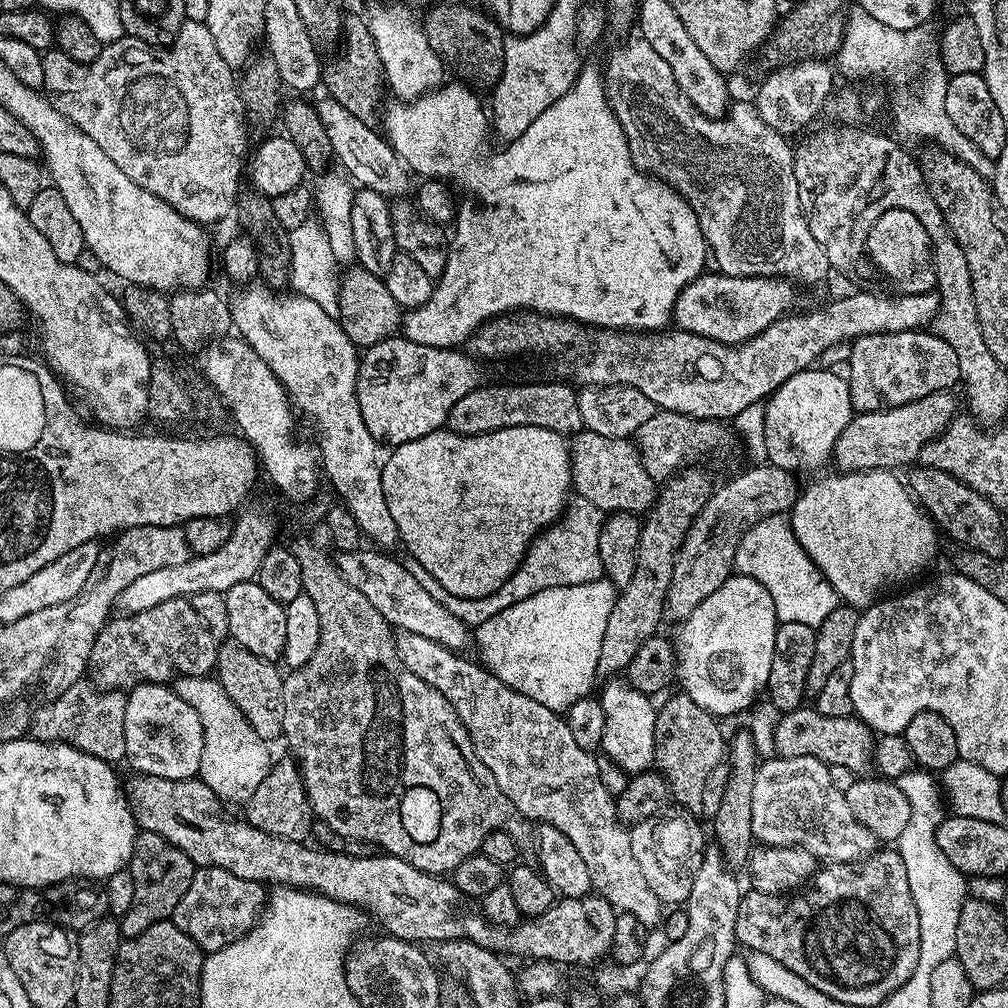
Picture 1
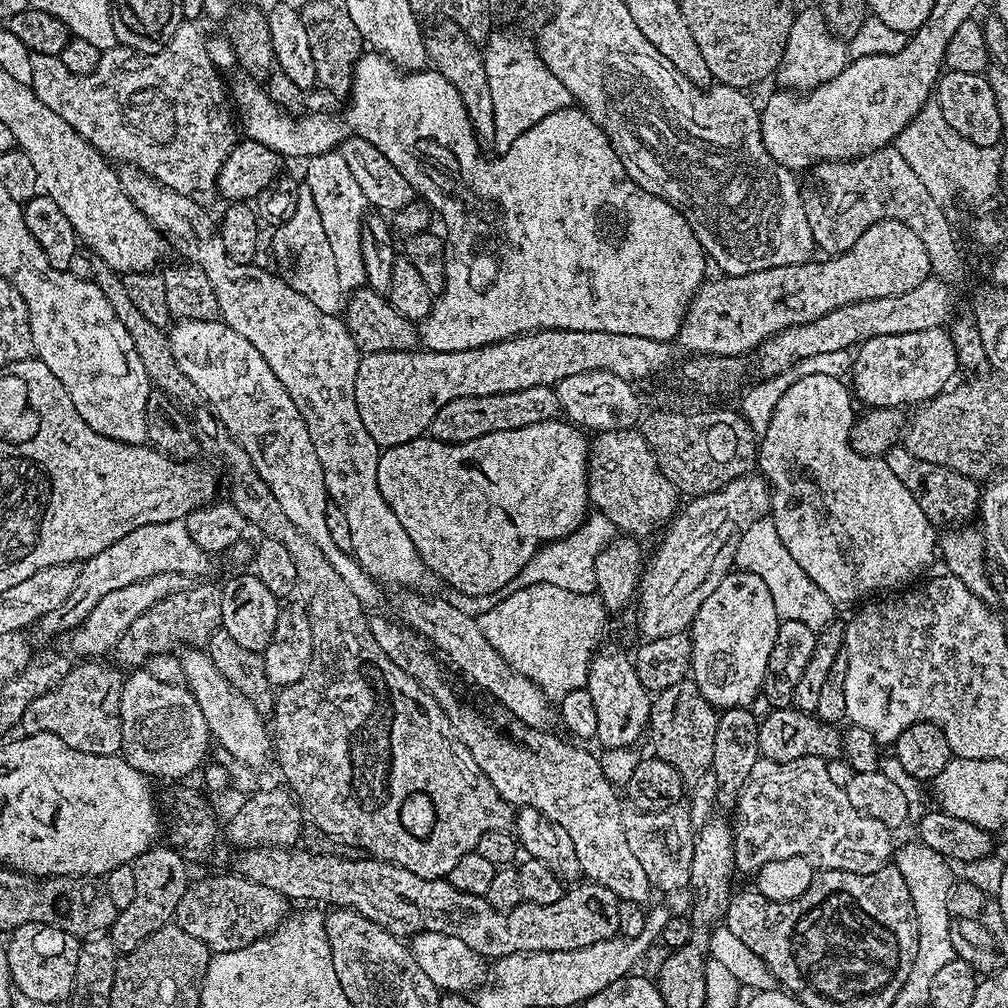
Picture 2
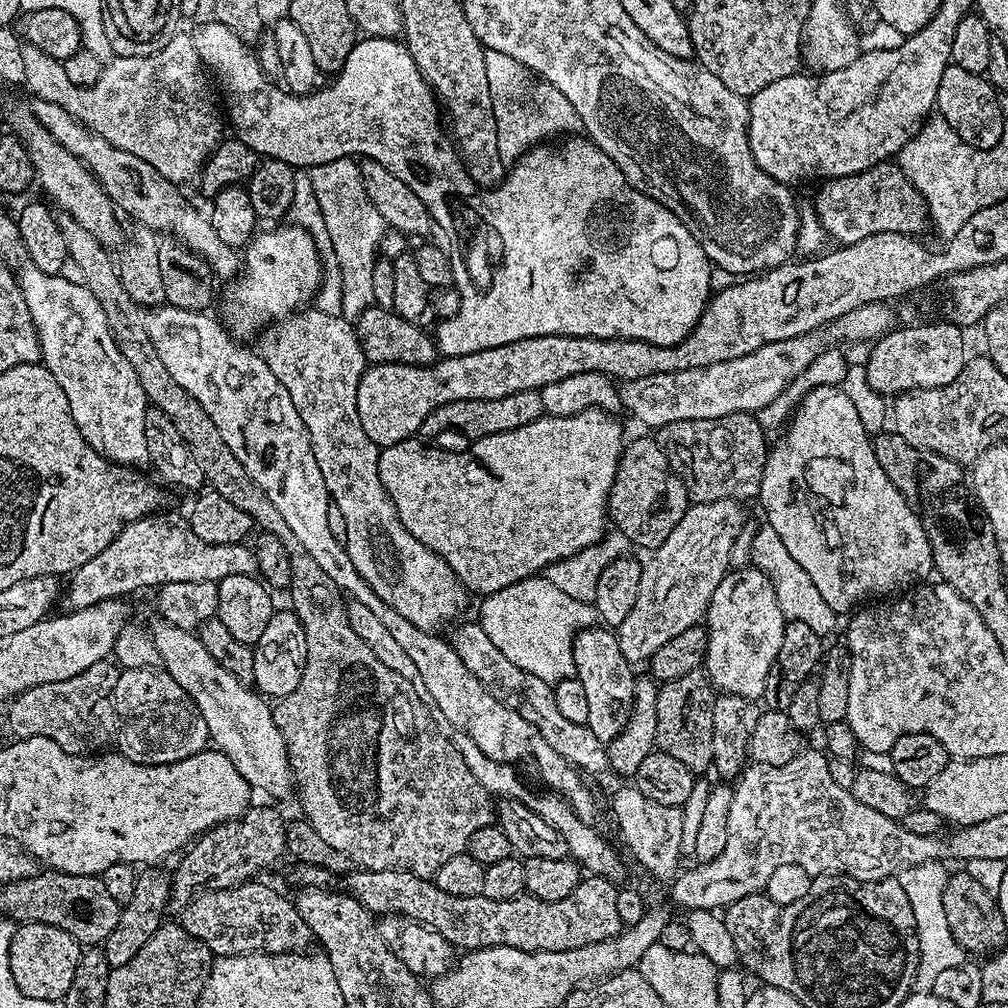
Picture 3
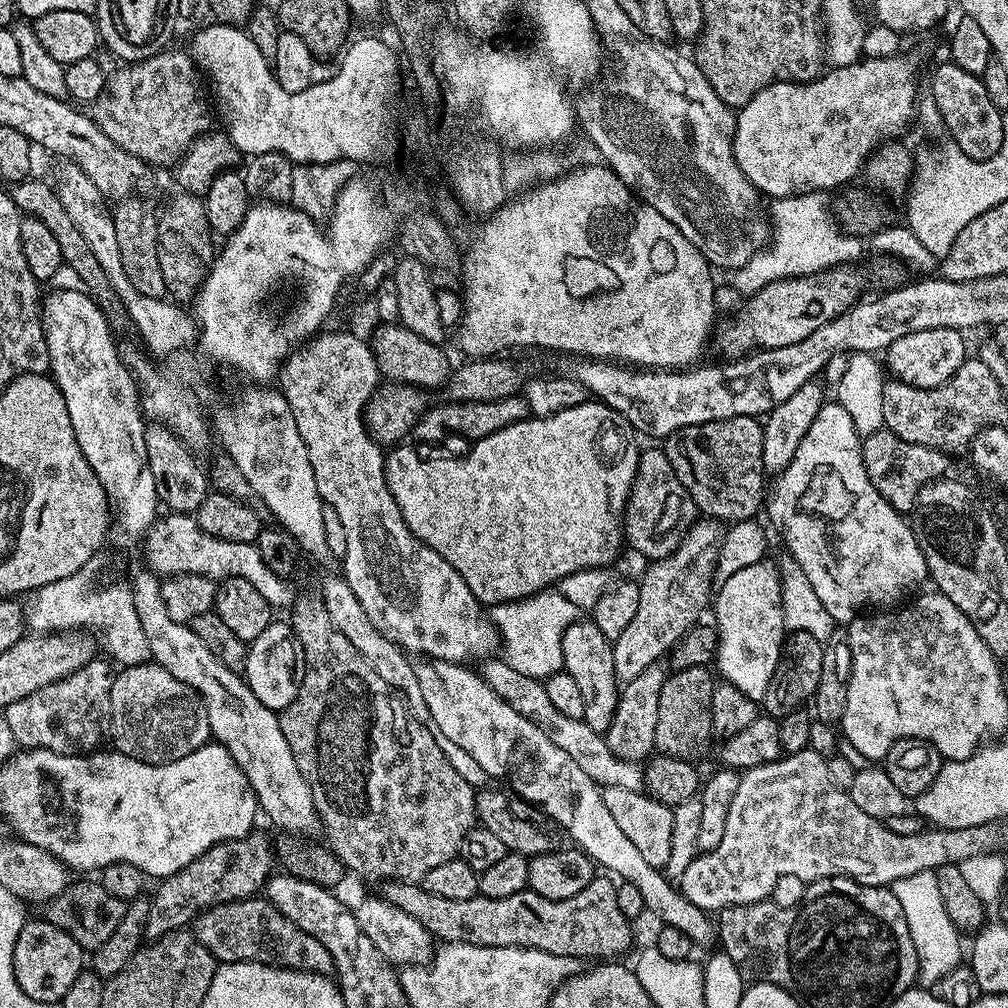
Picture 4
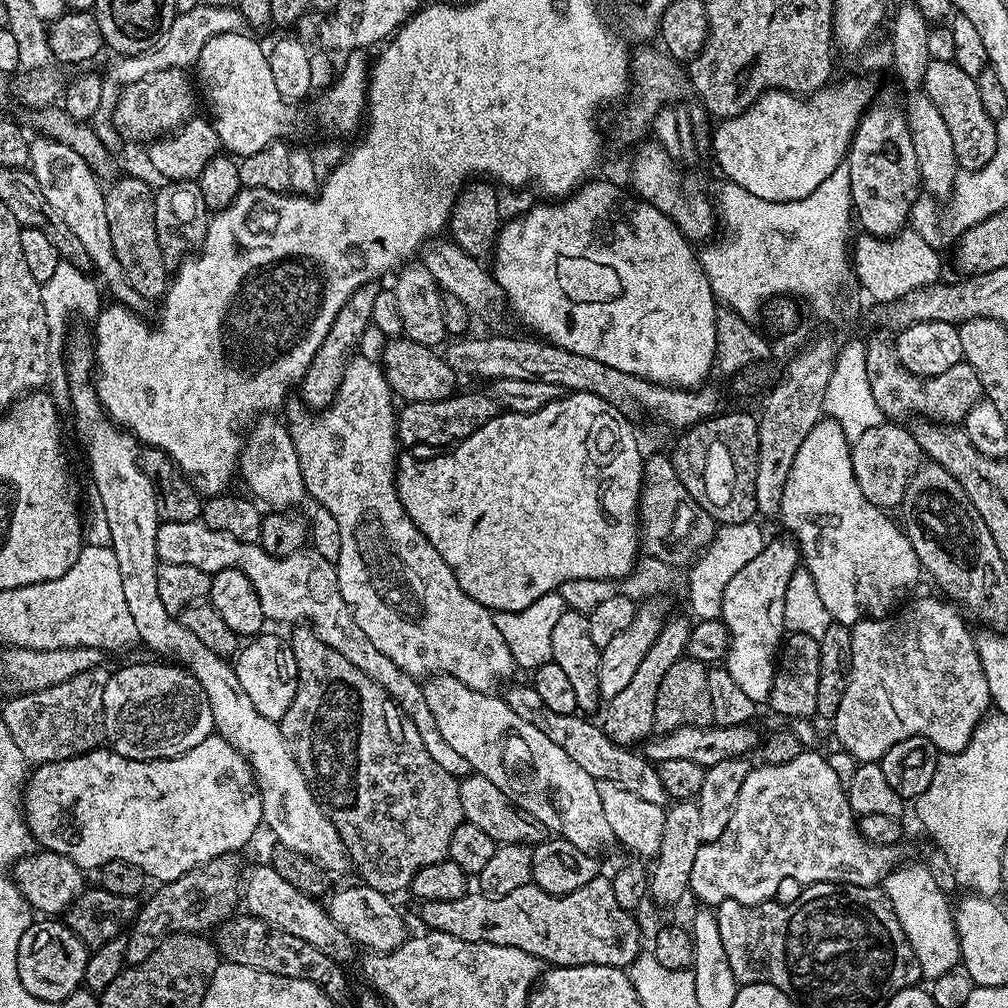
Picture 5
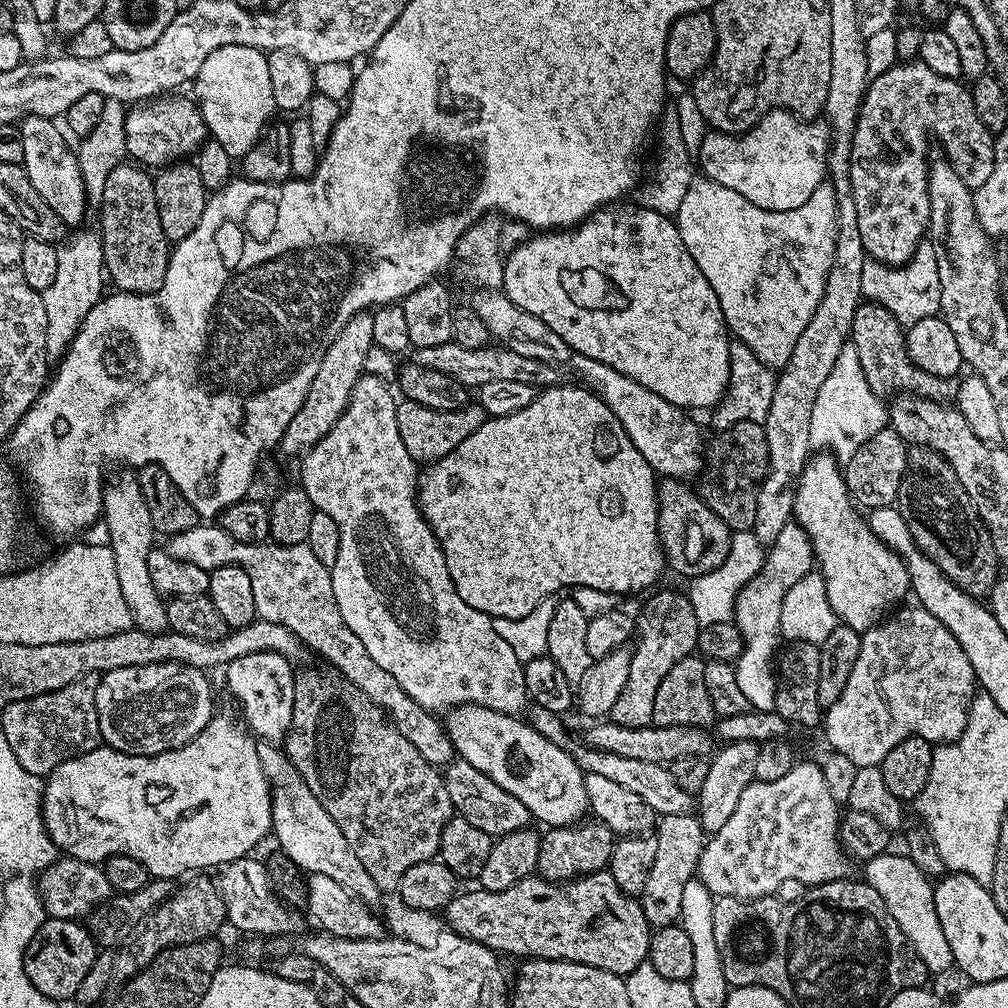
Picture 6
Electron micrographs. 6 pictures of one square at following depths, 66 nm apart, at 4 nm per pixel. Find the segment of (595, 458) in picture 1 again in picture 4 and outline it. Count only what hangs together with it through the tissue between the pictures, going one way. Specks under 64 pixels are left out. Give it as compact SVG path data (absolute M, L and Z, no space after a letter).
M656 446L639 453L636 475L632 478L632 486L627 489L626 496L628 496L628 513L624 516L624 536L628 539L627 547L637 551L641 558L648 562L666 559L684 537L686 531L684 519L692 515L695 517L698 509L689 501L688 491L682 486L682 482L678 482L678 474L674 474L674 466L670 466L663 447Z

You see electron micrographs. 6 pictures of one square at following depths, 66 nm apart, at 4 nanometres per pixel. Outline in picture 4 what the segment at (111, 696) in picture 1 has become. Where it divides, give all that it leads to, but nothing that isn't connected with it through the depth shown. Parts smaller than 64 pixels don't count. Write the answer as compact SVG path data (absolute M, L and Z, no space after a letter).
M93 658L66 679L44 686L42 690L7 705L2 715L21 749L48 749L76 756L90 754L101 747L100 742L111 735L110 690L116 681L117 669L109 659L100 659Z

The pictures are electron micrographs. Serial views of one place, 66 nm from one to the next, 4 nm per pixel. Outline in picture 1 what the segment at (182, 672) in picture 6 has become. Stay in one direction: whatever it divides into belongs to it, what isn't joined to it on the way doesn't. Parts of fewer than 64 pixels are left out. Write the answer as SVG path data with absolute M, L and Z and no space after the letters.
M139 683L127 693L125 702L125 738L126 760L132 763L137 773L171 780L190 780L200 771L202 762L202 746L204 734L199 714L190 706L190 702L182 702L178 694L167 683Z

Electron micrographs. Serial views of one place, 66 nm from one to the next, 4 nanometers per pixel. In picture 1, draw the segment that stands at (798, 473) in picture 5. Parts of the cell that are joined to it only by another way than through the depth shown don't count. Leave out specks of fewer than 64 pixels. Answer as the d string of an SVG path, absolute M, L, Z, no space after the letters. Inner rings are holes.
M820 366L794 374L766 401L765 446L767 463L799 473L799 468L820 468L833 459L836 439L851 422L854 409L848 381L836 372L823 372ZM872 468L869 472L835 473L816 480L801 491L790 509L792 532L802 550L814 562L816 569L830 582L837 597L845 605L863 610L877 603L887 588L912 580L936 556L937 525L925 509L916 503L905 481L895 471Z

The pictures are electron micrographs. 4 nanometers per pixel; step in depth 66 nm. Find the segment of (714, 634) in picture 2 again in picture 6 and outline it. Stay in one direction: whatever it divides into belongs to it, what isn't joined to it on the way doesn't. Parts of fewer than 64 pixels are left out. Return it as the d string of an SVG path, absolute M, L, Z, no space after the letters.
M793 522L787 524L778 534L778 538L767 549L761 569L758 570L756 576L749 578L736 595L734 623L738 626L740 633L744 635L744 649L738 659L736 659L734 667L738 678L739 689L746 694L750 709L770 712L776 711L776 672L774 671L774 665L777 663L778 649L782 644L782 637L780 635L782 598L786 598L786 590L790 590L790 586L794 586L794 582L798 582L800 578L805 578L812 571L814 571L812 543L801 524Z

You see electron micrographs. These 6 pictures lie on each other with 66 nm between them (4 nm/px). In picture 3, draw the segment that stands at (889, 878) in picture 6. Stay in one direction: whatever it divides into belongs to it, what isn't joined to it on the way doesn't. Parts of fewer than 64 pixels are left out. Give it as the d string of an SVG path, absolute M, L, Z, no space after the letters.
M941 861L922 862L899 873L898 879L906 898L910 898L910 910L914 910L914 922L918 934L918 966L914 988L917 992L930 992L934 982L945 970L963 964L966 959L964 947L950 934L950 922L946 922L946 910L942 906L942 890L950 875L949 869Z

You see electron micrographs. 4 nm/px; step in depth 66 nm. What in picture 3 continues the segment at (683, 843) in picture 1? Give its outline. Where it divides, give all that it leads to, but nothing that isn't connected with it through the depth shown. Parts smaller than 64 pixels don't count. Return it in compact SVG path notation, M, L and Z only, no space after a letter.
M635 786L620 788L612 796L612 816L616 819L616 828L628 847L628 852L656 880L671 882L681 871L680 859L685 855L682 850L682 811L680 808L662 806L658 802L650 802Z

